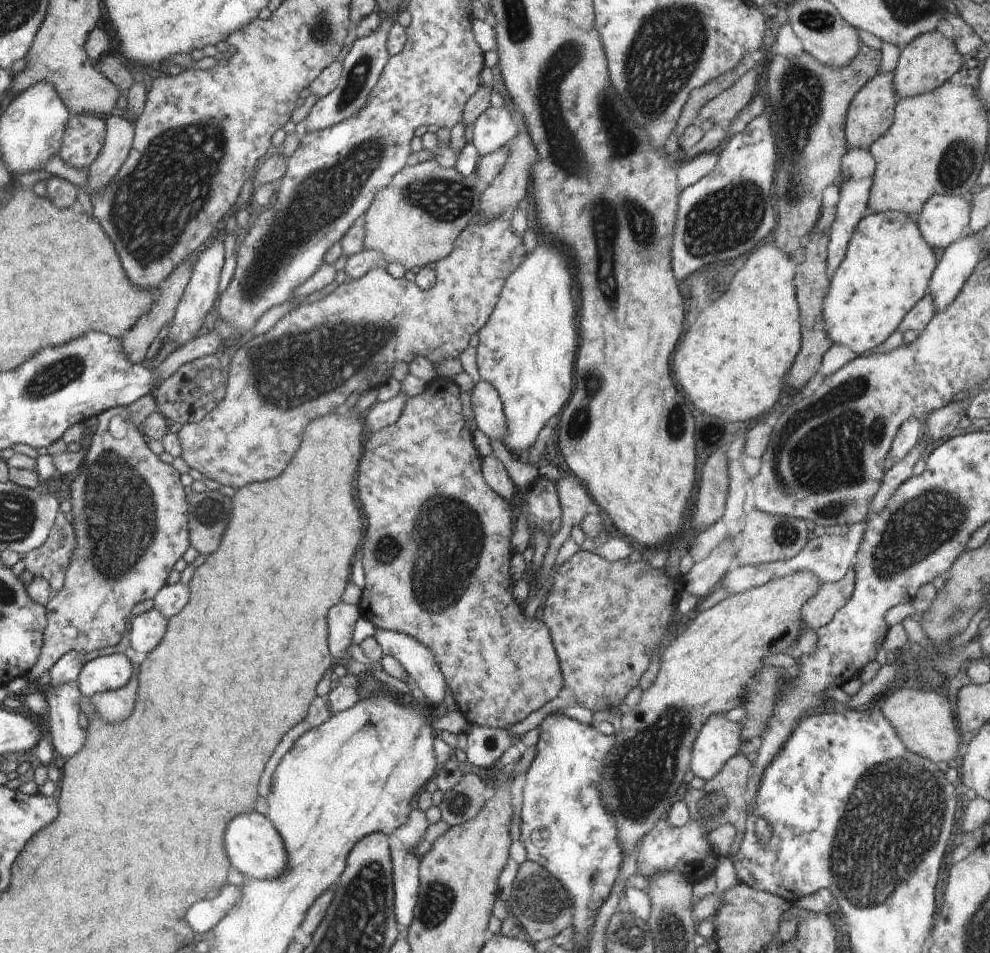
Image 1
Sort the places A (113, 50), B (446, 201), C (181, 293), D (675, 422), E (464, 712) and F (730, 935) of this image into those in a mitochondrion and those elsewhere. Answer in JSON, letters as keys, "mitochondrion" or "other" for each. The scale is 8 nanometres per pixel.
{"A":"other","B":"mitochondrion","C":"other","D":"mitochondrion","E":"other","F":"other"}

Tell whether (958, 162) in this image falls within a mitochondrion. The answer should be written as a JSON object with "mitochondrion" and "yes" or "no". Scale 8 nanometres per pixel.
{"mitochondrion":"yes"}

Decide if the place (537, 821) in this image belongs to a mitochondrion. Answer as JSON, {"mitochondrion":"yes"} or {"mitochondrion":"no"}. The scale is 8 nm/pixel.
{"mitochondrion":"no"}

